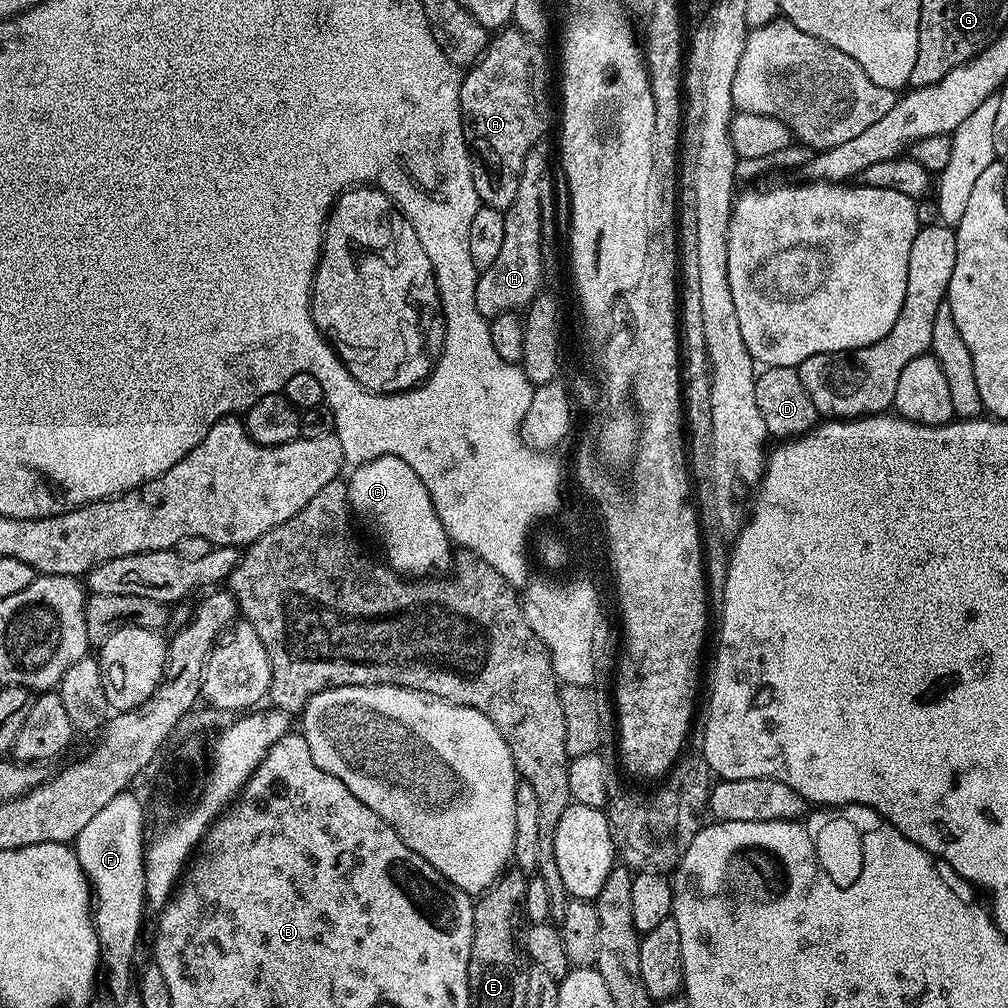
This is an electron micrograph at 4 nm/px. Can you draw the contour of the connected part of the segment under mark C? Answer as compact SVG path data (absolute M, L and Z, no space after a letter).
M379 456L365 464L355 465L351 472L352 477L347 477L346 480L351 511L357 517L360 515L362 519L372 523L372 528L376 531L376 536L380 539L385 554L388 555L386 563L389 568L393 568L404 578L424 578L435 573L432 572L435 568L444 568L448 563L449 567L453 563L454 545L448 539L446 530L434 510L434 502L422 482L422 478L418 478L418 474L414 474L414 470L410 470L410 466L406 466L406 462L402 462L402 458Z

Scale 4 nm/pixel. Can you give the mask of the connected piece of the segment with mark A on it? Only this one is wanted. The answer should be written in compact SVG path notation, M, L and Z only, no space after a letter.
M515 26L502 28L489 39L486 50L480 56L480 59L463 73L460 82L460 117L464 127L464 140L469 146L472 158L474 190L478 190L478 198L485 208L507 210L510 202L514 202L514 194L518 194L518 182L522 178L522 162L529 150L537 143L536 132L544 132L548 128L548 60L544 57L542 49L544 48L539 43L532 41Z

